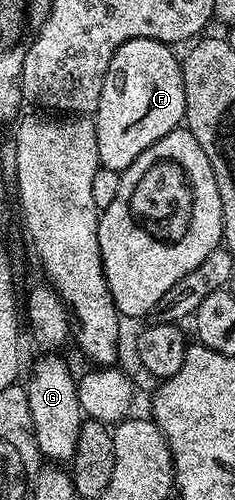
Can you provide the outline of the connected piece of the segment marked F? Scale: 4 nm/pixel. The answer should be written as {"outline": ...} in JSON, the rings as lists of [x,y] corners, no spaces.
{"outline":[[[130,39],[112,57],[106,70],[104,85],[100,89],[98,110],[93,112],[96,129],[96,149],[101,166],[119,173],[128,169],[148,145],[160,141],[170,131],[177,131],[183,126],[186,117],[184,101],[184,81],[179,56],[174,56],[169,46],[155,39]]]}

